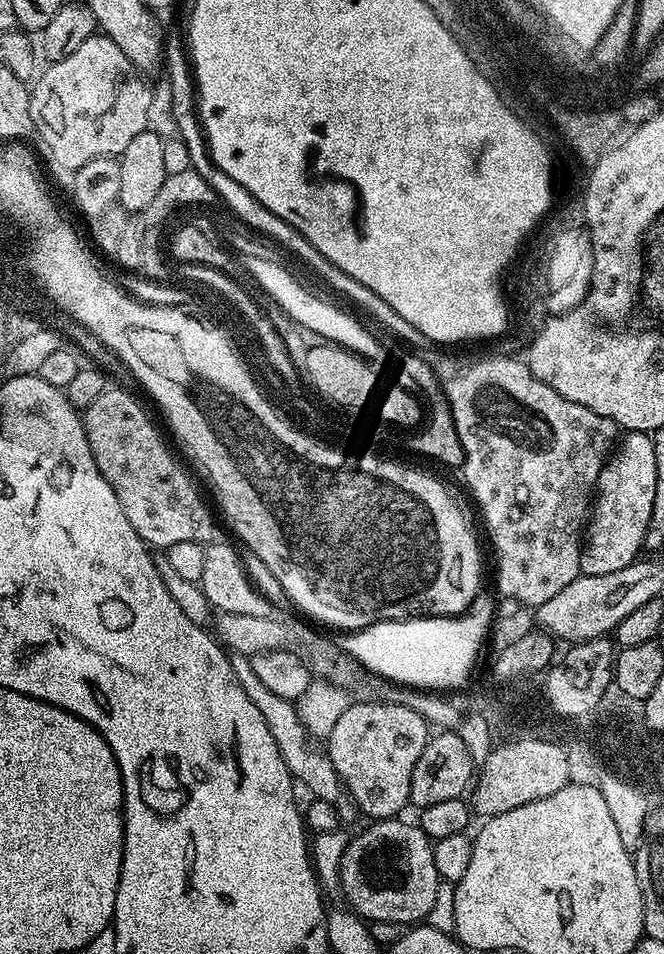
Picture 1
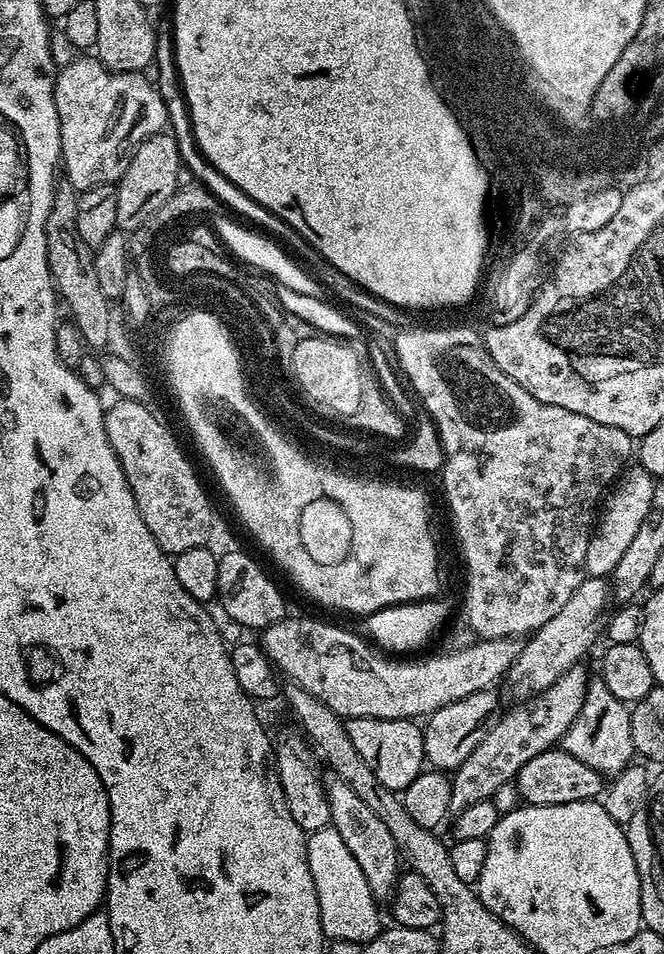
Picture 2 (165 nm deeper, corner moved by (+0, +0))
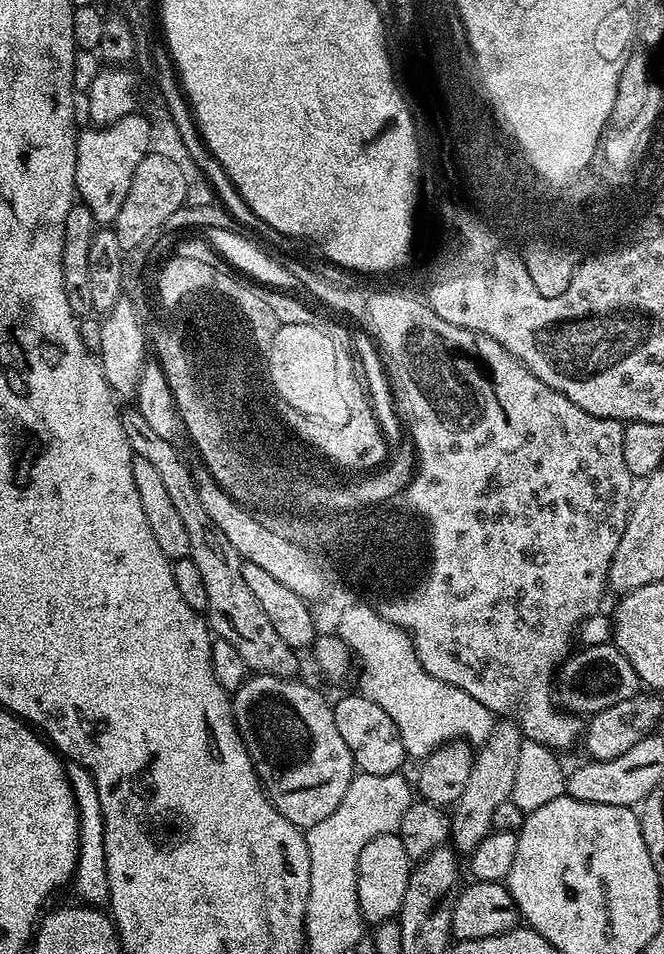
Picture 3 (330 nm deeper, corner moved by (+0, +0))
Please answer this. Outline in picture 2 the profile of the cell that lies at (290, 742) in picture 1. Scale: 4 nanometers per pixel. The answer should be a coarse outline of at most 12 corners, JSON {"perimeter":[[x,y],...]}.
{"perimeter":[[324,780],[331,827],[362,866],[377,902],[393,899],[402,852],[382,818]]}

